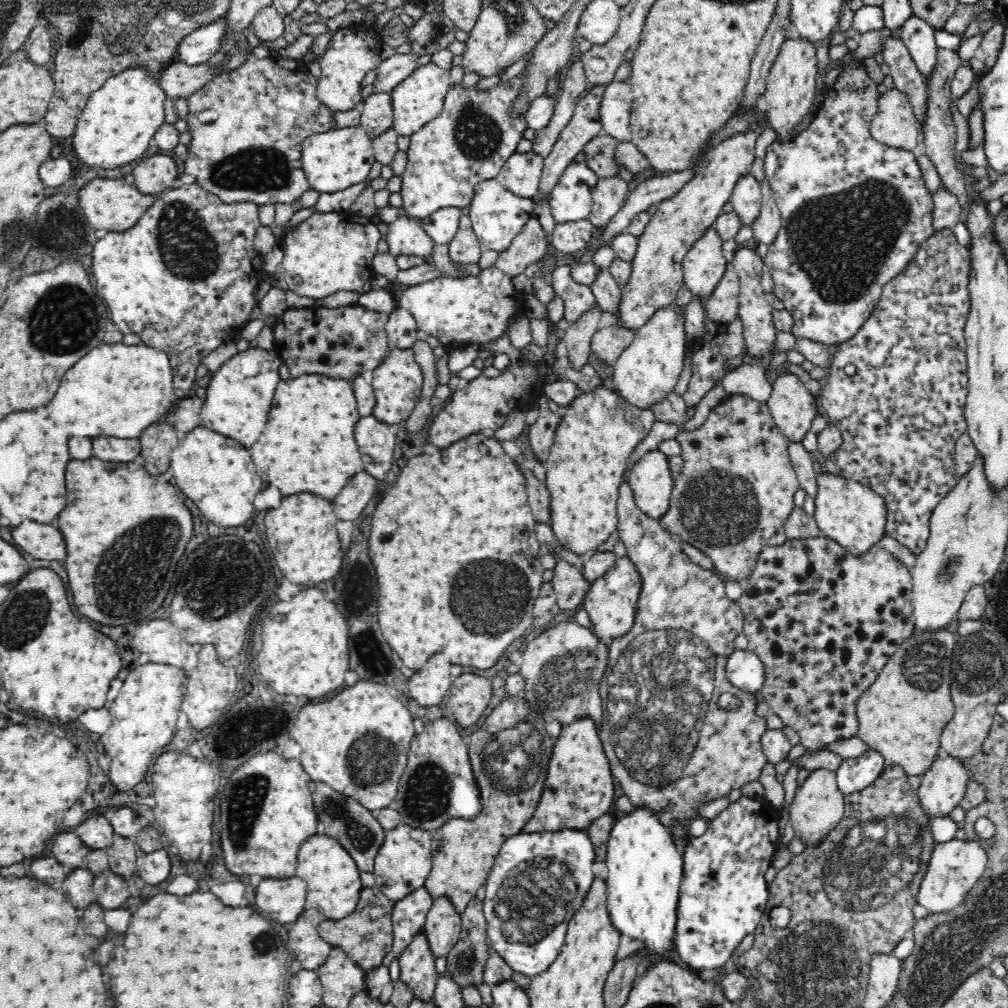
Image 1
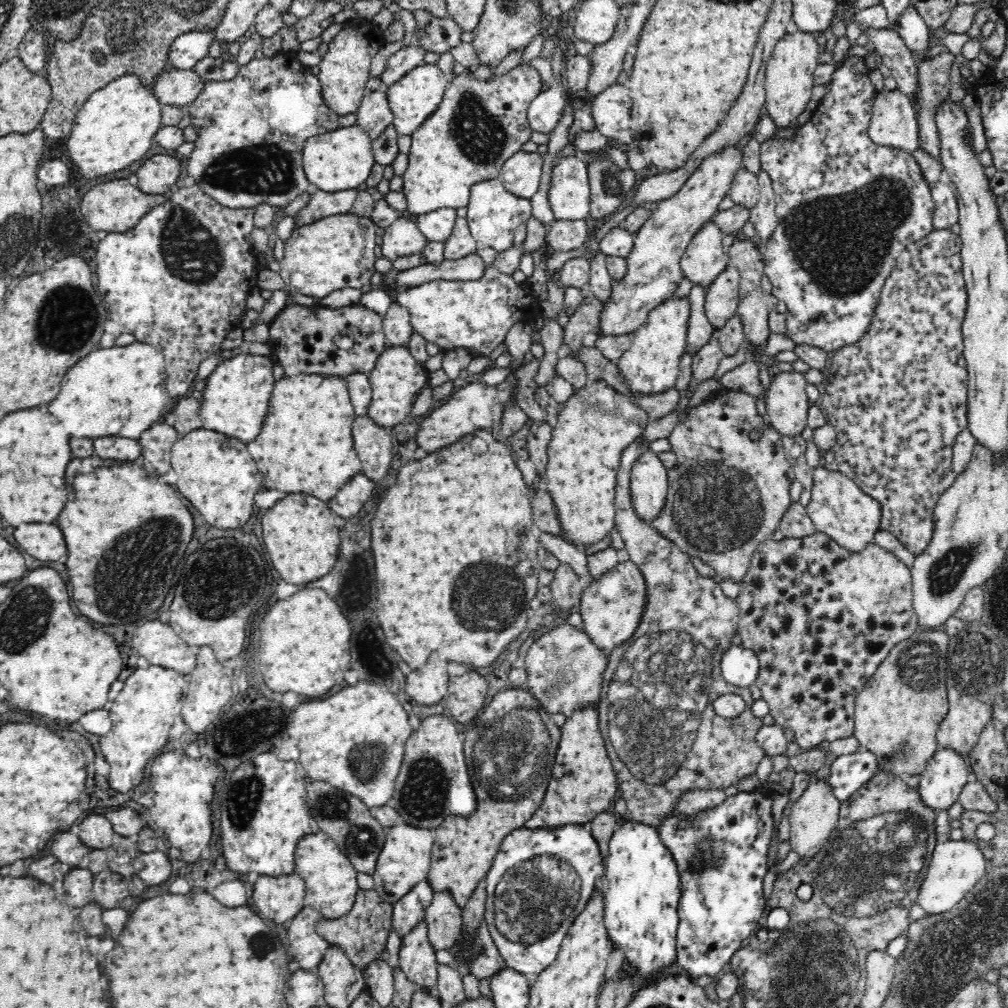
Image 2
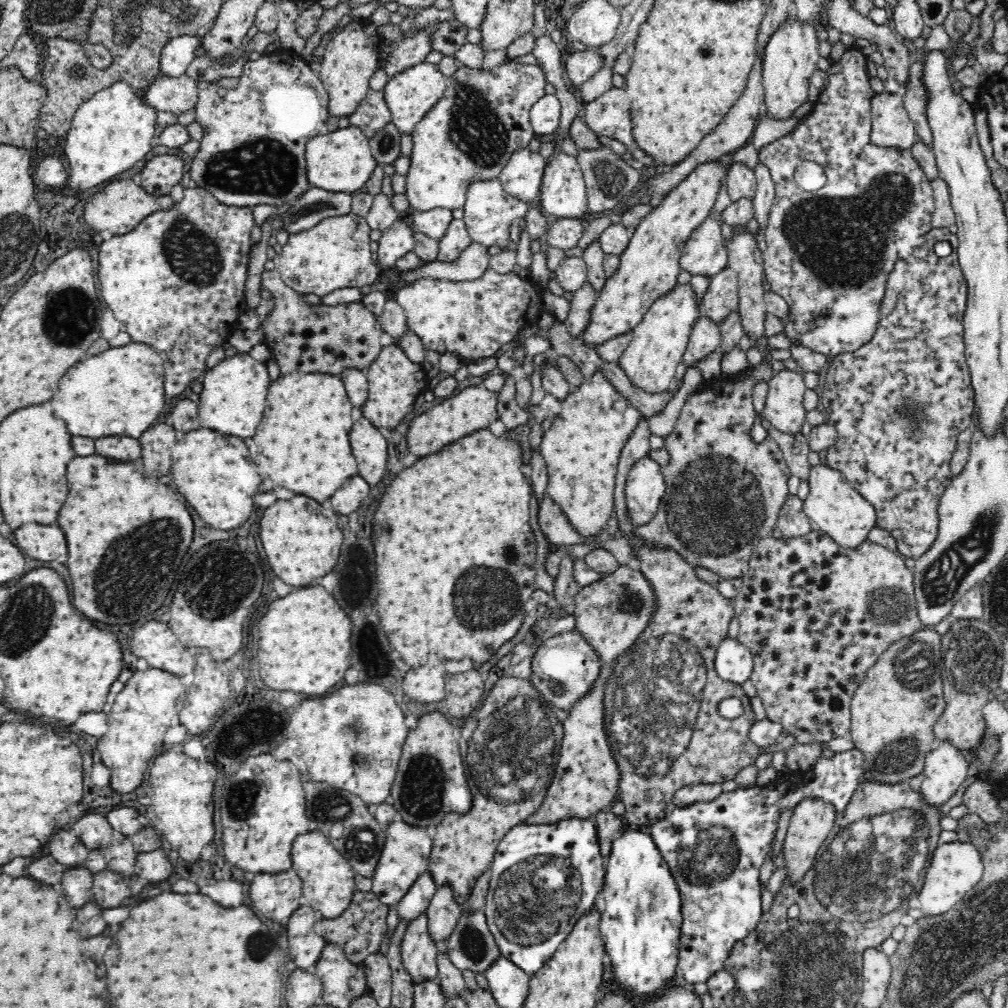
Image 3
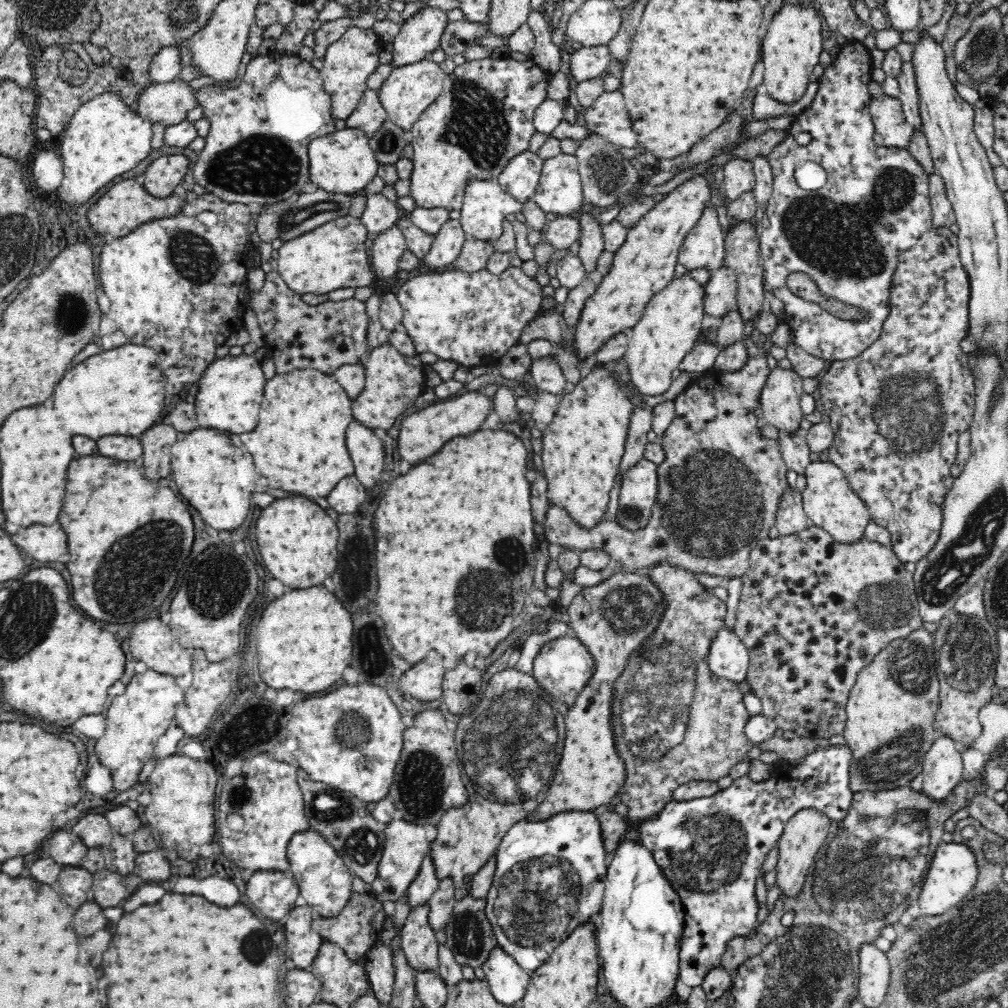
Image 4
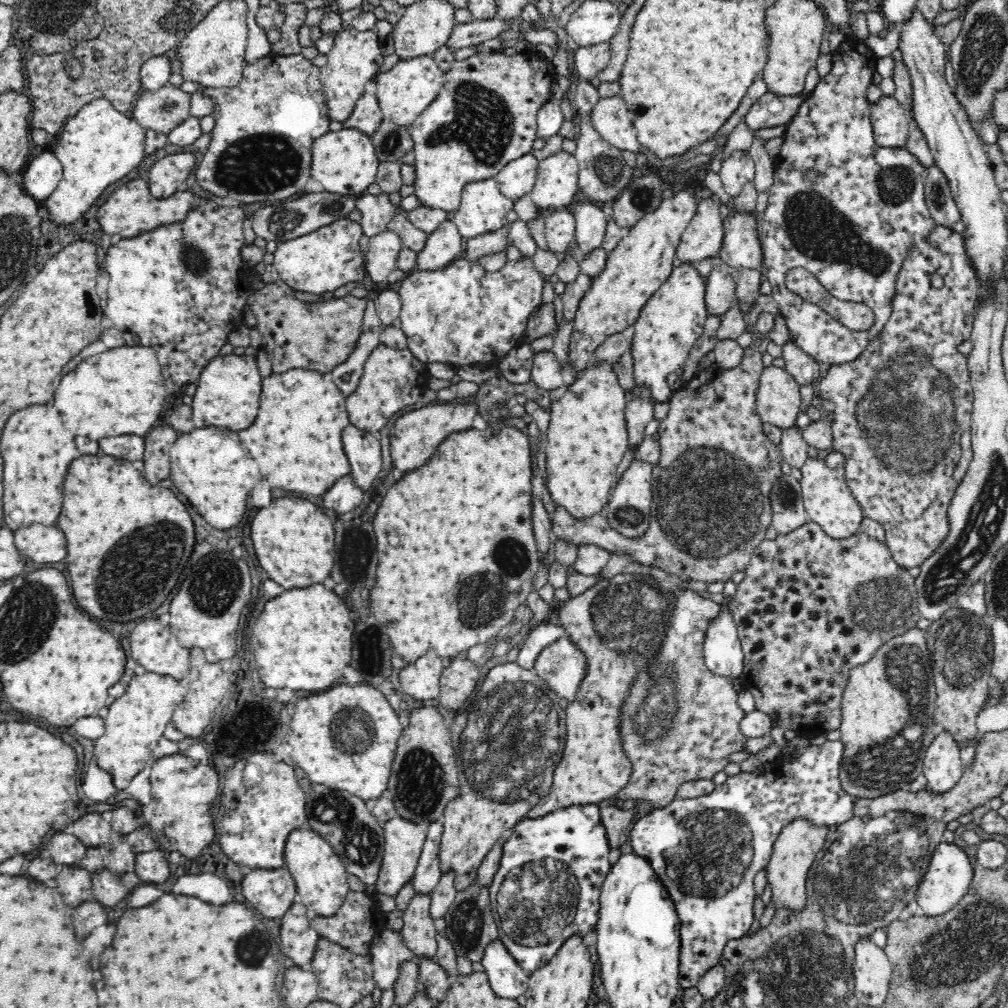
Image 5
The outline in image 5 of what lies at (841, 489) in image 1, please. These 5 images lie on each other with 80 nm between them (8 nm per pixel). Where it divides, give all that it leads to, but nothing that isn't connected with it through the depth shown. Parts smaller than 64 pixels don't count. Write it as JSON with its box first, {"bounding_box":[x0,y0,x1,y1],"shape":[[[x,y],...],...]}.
{"bounding_box":[800,457,864,539],"shape":[[[808,457],[800,466],[800,486],[803,494],[803,505],[810,520],[818,524],[825,534],[834,539],[846,539],[859,533],[864,513],[860,503],[856,501],[845,479],[845,470],[832,470],[824,459]]]}

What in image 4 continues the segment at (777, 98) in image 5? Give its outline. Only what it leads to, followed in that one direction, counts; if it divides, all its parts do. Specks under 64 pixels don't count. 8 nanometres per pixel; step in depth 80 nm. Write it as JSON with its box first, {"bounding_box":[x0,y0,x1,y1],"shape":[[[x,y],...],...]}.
{"bounding_box":[750,82,819,121],"shape":[[[819,82],[809,84],[806,93],[800,99],[794,100],[794,102],[778,102],[766,93],[766,88],[763,85],[760,85],[760,92],[756,94],[756,98],[752,102],[753,108],[750,114],[750,121],[764,121],[765,119],[784,116],[796,118],[815,98],[818,88]]]}

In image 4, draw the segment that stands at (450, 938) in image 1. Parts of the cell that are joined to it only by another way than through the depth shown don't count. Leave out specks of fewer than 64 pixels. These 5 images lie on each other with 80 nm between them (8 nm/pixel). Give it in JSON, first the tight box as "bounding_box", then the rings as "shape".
{"bounding_box":[428,878,455,930],"shape":[[[451,878],[439,880],[438,888],[428,898],[429,923],[434,930],[445,928],[452,906],[455,905],[455,884]]]}

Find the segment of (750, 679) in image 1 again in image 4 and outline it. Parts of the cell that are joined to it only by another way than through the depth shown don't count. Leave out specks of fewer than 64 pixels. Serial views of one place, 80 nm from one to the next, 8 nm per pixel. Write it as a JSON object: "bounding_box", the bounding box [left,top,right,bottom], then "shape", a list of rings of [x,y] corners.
{"bounding_box":[707,625,750,684],"shape":[[[725,625],[710,642],[707,662],[714,675],[738,684],[747,677],[750,656],[740,637]]]}

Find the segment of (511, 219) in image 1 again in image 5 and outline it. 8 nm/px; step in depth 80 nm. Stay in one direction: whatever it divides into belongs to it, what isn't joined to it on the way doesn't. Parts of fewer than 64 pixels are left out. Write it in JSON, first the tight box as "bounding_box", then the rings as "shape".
{"bounding_box":[451,179,512,239],"shape":[[[494,179],[473,181],[466,184],[463,189],[460,206],[454,211],[454,218],[451,221],[458,227],[460,235],[473,239],[484,232],[502,228],[506,224],[504,218],[511,216],[512,202],[500,193],[499,185]]]}

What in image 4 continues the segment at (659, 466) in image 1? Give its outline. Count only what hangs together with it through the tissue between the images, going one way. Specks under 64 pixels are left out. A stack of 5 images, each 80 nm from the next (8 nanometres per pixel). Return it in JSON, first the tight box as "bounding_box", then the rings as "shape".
{"bounding_box":[616,459,658,532],"shape":[[[642,459],[621,478],[616,522],[627,532],[638,532],[649,524],[658,492],[657,464]]]}

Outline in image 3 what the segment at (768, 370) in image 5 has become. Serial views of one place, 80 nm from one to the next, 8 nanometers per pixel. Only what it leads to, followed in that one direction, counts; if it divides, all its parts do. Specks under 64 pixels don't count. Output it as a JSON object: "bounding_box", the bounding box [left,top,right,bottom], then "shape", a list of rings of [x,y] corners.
{"bounding_box":[764,369,806,434],"shape":[[[782,369],[775,371],[772,378],[767,382],[768,390],[765,399],[764,416],[777,431],[786,434],[801,432],[800,428],[806,424],[806,410],[802,405],[802,396],[806,392],[803,375],[798,371]]]}

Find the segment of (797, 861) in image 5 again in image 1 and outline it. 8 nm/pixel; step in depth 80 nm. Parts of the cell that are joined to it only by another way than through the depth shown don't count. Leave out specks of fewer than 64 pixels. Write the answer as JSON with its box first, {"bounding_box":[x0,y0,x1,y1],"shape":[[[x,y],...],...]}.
{"bounding_box":[789,768,845,848],"shape":[[[826,768],[809,771],[808,778],[797,788],[790,806],[789,820],[794,829],[794,838],[799,839],[804,848],[819,845],[843,819],[844,808],[845,796],[836,785],[836,773]]]}

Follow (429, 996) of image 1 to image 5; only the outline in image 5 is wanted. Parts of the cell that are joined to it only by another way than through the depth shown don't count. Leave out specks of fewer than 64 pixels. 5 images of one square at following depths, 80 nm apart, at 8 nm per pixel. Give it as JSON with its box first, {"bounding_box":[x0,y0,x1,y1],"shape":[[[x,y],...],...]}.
{"bounding_box":[401,892,437,958],"shape":[[[416,892],[403,912],[401,938],[406,946],[422,958],[433,958],[437,953],[437,930],[431,917],[429,892]]]}

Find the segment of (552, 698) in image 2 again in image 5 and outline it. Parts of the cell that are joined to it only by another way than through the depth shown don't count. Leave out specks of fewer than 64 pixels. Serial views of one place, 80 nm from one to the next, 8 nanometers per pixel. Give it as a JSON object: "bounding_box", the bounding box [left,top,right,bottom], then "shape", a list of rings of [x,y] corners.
{"bounding_box":[535,639,587,700],"shape":[[[568,639],[555,640],[542,650],[535,663],[535,672],[548,686],[566,700],[576,698],[580,680],[587,674],[584,653]]]}

